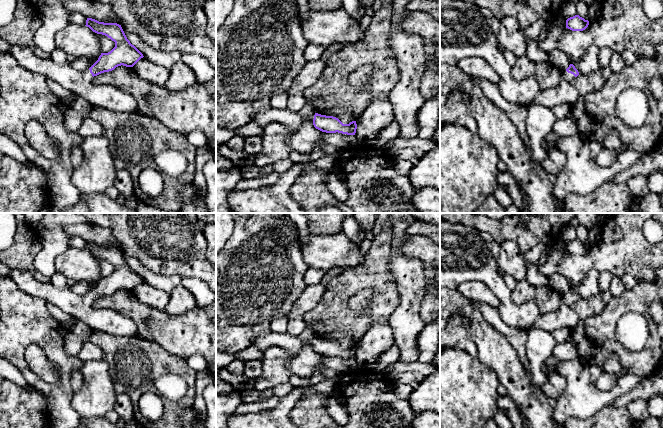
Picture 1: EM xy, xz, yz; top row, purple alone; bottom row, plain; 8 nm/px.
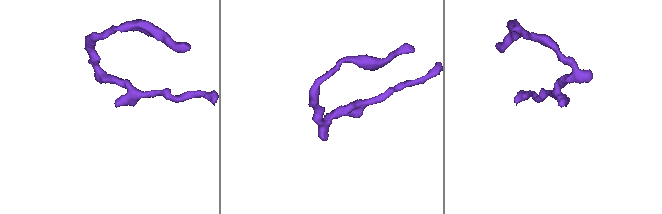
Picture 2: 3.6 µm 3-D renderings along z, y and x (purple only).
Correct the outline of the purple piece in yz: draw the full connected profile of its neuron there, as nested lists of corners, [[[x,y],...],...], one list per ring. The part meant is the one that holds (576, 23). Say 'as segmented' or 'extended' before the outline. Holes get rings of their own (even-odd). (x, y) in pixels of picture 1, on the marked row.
as segmented; [[[575,15],[566,20],[566,28],[572,31],[583,31],[589,25],[589,21],[580,17],[579,15]]]

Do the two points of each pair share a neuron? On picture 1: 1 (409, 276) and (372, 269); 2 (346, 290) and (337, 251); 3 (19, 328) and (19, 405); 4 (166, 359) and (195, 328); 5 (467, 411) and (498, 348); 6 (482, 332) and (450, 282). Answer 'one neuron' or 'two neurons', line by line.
1: two neurons
2: two neurons
3: two neurons
4: two neurons
5: two neurons
6: two neurons

